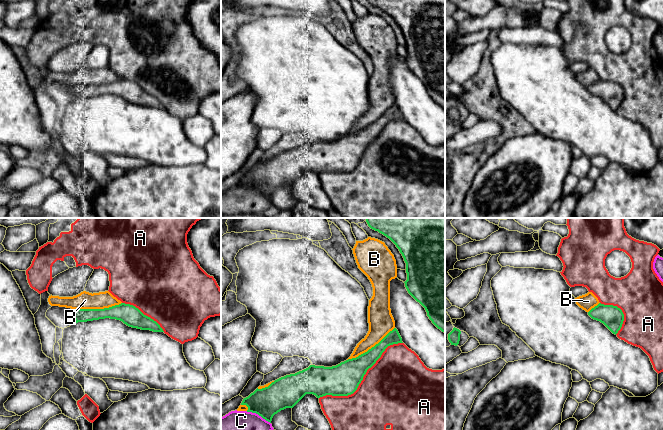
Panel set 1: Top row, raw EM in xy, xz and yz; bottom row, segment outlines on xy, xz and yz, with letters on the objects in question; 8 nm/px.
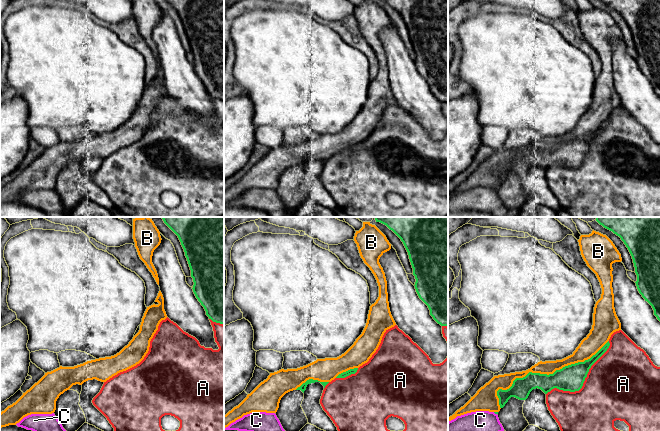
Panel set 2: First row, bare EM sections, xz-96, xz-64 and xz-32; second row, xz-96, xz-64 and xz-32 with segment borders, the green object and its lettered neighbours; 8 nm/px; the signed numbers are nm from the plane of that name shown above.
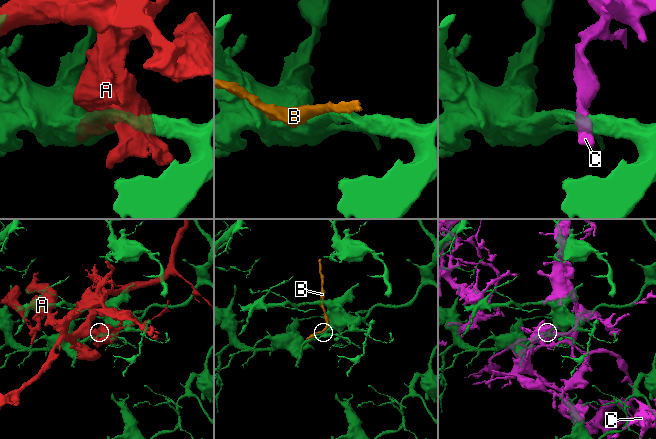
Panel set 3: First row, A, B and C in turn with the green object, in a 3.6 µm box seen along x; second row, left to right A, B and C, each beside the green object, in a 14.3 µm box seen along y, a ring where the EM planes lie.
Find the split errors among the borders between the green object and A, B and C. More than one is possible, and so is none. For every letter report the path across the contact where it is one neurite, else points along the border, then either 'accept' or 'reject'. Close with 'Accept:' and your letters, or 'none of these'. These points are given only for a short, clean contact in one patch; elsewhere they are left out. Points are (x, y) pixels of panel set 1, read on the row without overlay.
A: reject
B: reject
C: reject
Accept: none of these

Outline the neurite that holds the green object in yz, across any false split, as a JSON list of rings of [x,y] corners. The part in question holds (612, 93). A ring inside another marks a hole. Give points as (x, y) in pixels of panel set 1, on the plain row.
[[[599,79],[588,88],[588,91],[592,95],[603,99],[615,111],[621,105],[624,97],[622,86],[613,81]]]

